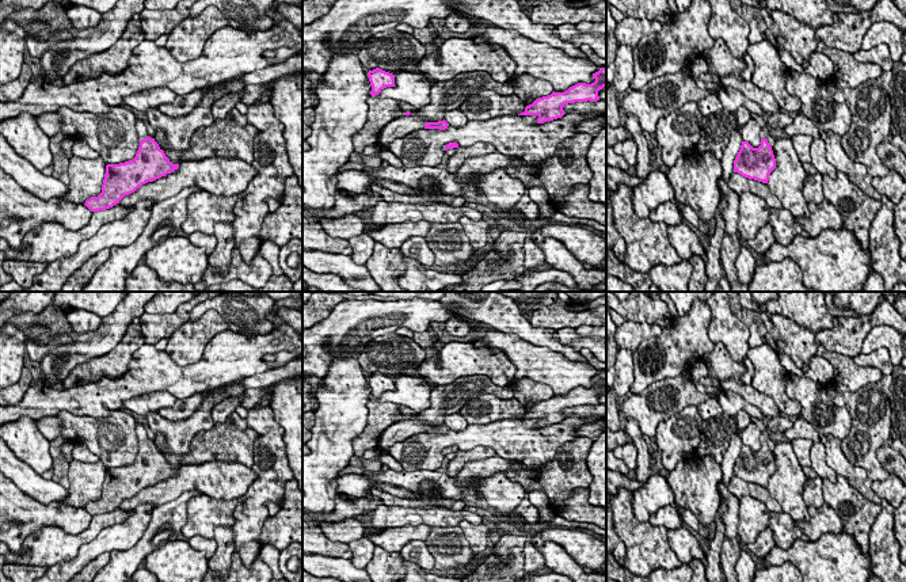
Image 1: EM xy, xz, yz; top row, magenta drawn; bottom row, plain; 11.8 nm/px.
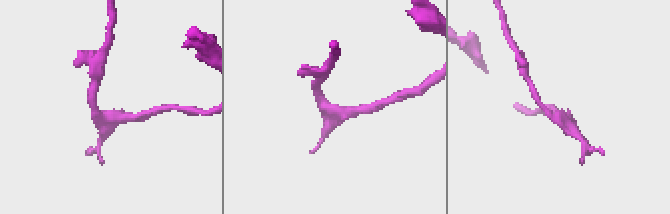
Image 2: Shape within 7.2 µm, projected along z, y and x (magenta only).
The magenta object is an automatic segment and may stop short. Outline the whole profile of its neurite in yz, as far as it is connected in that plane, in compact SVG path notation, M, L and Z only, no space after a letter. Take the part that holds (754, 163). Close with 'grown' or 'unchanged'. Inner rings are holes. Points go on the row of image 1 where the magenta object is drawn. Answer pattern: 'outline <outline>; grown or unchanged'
outline M777 111L768 117L761 129L761 145L753 148L747 141L742 141L741 149L734 160L734 172L745 178L768 183L770 172L776 168L776 159L766 137L772 129L784 129L793 121L785 113Z; grown

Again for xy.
outline M137 118L136 130L140 140L136 157L125 163L106 166L102 193L84 203L91 212L110 209L142 185L178 170L179 164L172 164L155 138L148 136L142 119Z; grown

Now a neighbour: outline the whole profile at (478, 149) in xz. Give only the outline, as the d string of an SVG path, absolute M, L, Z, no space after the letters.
M476 142L472 147L458 147L448 160L448 172L453 174L460 170L468 157L480 157L496 152L495 147L488 142Z

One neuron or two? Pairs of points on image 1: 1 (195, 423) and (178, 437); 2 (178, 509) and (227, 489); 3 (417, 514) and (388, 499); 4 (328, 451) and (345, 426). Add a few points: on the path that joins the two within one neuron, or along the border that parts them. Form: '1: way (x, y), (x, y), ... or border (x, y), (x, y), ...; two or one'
1: way (191, 425), (182, 433); one
2: border (201, 493), (183, 491), (170, 501); two
3: border (384, 503), (430, 509); two
4: way (331, 445), (331, 440), (339, 432); one

